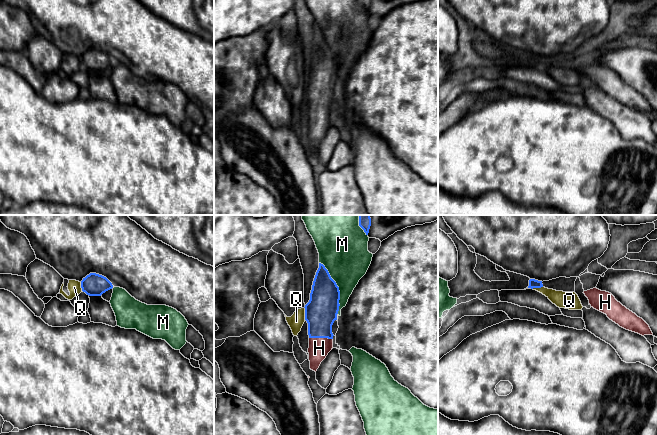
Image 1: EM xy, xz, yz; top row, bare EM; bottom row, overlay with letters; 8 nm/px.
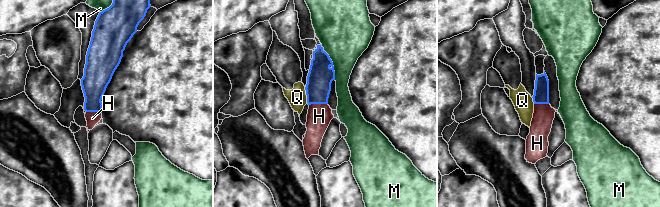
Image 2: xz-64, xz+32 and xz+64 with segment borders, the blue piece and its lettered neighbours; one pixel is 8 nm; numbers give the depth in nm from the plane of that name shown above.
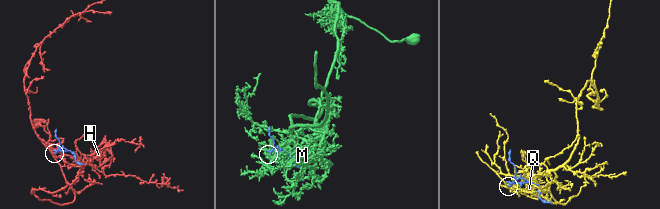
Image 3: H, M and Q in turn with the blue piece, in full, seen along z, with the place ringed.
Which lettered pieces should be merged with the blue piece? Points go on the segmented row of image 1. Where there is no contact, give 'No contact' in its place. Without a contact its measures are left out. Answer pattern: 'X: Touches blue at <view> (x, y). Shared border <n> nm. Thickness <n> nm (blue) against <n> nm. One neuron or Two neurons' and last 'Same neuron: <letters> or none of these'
H: Touches blue at xz (321, 337). Shared border 190 nm. Thickness 260 nm (blue) against 160 nm. One neuron
M: Touches blue at xz (338, 287). Shared border 440 nm. Thickness 260 nm (blue) against 360 nm. Two neurons
Q: Touches blue at xz (305, 313). Shared border 100 nm. Thickness 260 nm (blue) against 120 nm. Two neurons
Same neuron: H

